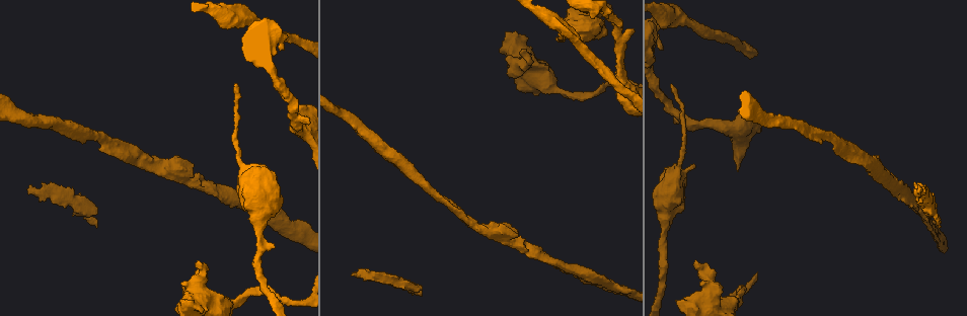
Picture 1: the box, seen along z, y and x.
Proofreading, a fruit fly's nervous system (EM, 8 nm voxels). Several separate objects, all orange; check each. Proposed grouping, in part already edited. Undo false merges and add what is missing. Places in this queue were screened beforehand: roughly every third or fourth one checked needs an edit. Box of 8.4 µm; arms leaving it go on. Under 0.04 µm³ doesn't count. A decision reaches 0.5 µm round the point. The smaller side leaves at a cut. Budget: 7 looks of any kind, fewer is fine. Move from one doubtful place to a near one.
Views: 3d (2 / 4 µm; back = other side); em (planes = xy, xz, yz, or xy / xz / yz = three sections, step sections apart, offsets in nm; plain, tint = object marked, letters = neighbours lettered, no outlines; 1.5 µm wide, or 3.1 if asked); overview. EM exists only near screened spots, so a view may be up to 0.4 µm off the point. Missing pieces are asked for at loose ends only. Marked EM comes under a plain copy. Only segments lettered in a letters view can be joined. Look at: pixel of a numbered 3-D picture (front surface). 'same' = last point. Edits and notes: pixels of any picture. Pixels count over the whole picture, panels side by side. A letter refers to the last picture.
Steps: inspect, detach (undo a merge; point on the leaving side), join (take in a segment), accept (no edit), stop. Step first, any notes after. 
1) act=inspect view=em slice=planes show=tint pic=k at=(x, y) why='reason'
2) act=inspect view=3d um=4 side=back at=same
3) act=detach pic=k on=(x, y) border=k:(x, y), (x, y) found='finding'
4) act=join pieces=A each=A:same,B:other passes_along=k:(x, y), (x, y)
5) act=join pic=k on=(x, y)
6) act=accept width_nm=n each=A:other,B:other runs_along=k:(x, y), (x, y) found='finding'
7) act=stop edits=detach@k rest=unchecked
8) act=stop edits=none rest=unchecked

act=inspect view=3d um=4 pic=1 at=(693, 163) why='an open end'

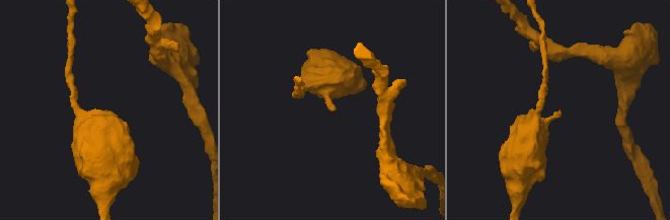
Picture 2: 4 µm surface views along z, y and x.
act=inspect view=em slice=xz step=4 show=tint pic=2 at=(333, 109) why='now the EM'

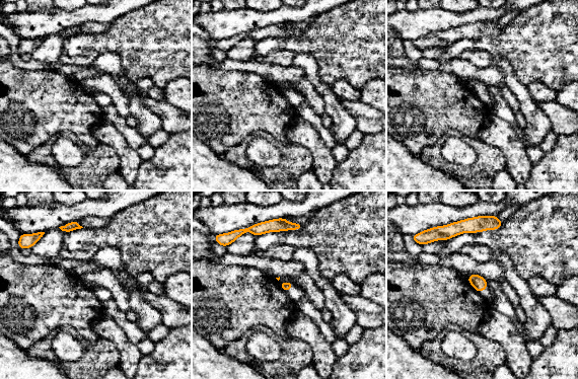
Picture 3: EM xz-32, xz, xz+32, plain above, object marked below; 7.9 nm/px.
act=inspect view=em slice=planes show=letters at=same why='another direction'

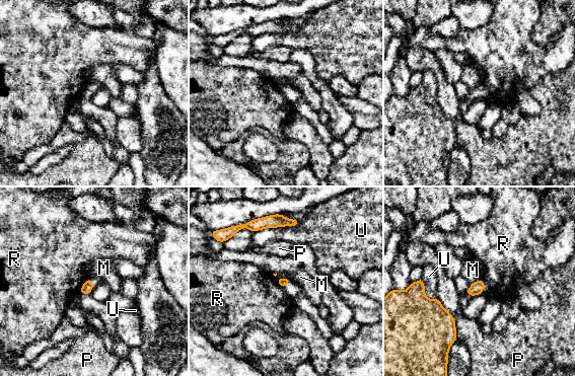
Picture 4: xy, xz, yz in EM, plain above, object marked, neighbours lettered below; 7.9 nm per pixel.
act=accept each=M:other,P:other,R:other,U:other border=4:(276, 278), (287, 278), (290, 280) found='no lettered segment goes on from it'

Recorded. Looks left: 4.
act=inspect view=3d um=4 pic=1 at=(198, 261) why='free end'

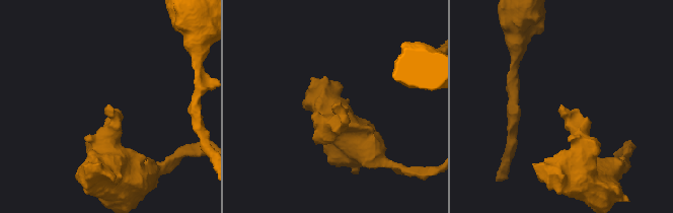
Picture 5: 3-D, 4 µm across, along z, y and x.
act=inspect view=em slice=planes show=letters pic=5 at=(334, 103)

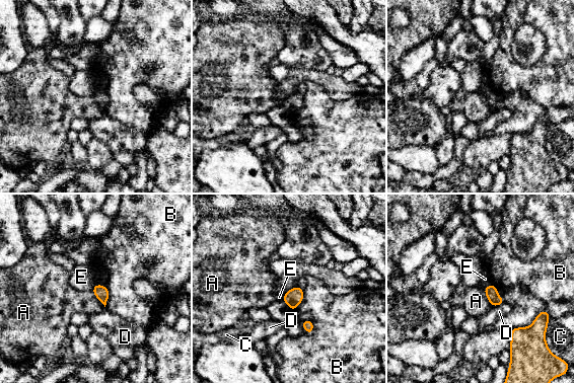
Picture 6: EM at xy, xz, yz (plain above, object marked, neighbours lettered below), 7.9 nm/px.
act=accept each=A:other,B:other,C:other,D:other,E:other border=6:(483, 290), (492, 306) found='no lettered segment goes on from it'

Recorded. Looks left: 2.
act=stop edits=none rest=unchecked

